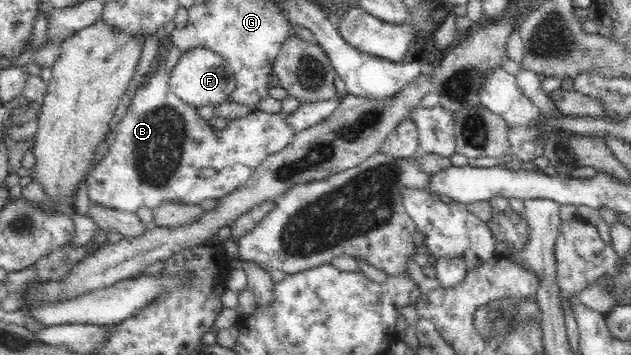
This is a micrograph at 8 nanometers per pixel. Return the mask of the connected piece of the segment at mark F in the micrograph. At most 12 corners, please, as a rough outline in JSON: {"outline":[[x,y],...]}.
{"outline":[[196,46],[170,69],[169,86],[199,109],[227,101],[227,60]]}

